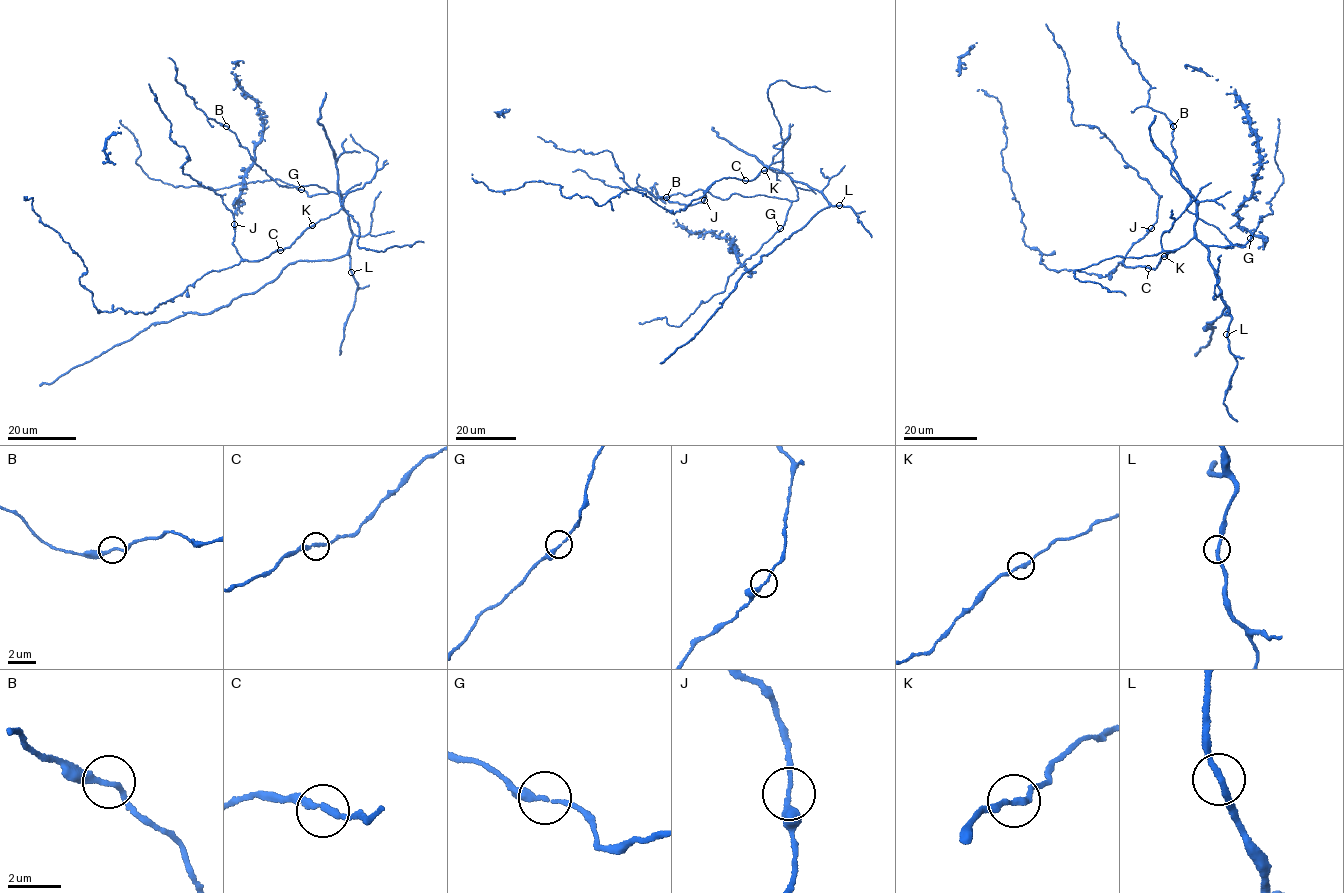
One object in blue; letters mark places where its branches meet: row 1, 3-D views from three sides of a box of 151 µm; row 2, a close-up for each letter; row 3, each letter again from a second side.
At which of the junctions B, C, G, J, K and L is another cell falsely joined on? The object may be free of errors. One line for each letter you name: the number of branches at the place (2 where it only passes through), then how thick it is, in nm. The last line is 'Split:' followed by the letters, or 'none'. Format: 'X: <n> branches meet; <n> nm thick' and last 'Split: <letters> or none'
Split: none

